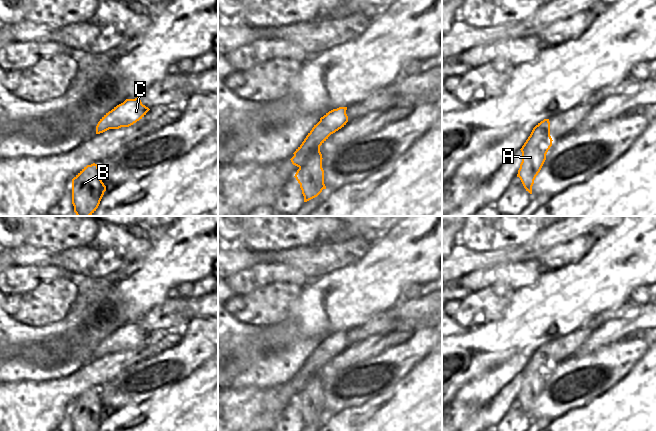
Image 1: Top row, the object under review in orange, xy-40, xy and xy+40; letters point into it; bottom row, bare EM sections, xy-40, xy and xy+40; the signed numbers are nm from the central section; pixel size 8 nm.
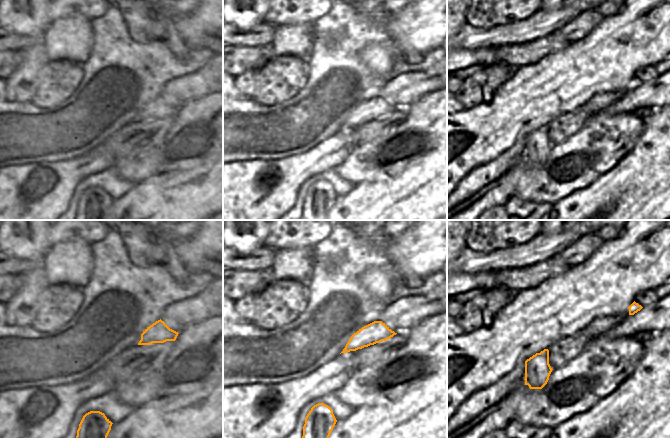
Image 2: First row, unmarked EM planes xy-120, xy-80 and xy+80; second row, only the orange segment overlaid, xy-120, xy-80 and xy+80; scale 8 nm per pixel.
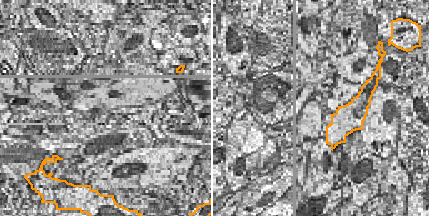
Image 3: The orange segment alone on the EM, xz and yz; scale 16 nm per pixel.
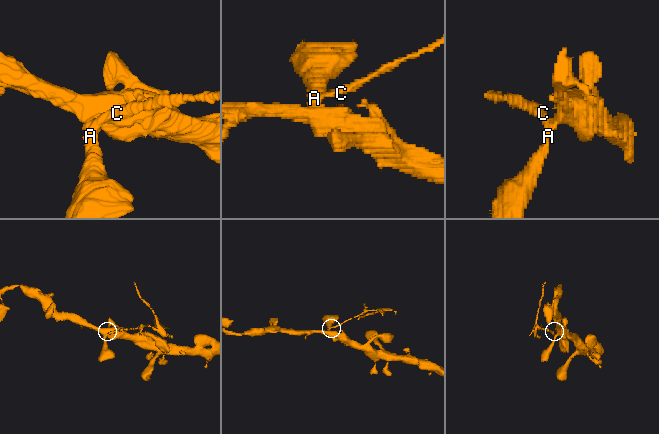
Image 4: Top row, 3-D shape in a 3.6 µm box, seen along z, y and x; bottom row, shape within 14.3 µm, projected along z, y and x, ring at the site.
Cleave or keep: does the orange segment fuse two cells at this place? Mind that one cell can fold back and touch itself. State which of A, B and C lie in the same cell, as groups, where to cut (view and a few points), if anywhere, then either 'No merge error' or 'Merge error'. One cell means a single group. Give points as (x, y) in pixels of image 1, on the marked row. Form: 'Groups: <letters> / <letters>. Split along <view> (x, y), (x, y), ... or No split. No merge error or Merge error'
Groups: A B / C. Split along xy (319, 121), (329, 128), (330, 134). Merge error

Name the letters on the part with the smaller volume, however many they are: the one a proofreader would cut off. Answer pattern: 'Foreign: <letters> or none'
Foreign: C

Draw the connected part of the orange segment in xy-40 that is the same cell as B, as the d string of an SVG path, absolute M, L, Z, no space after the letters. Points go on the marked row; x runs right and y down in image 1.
M98 165L84 167L72 179L72 204L77 216L91 216L98 208L106 191Z

